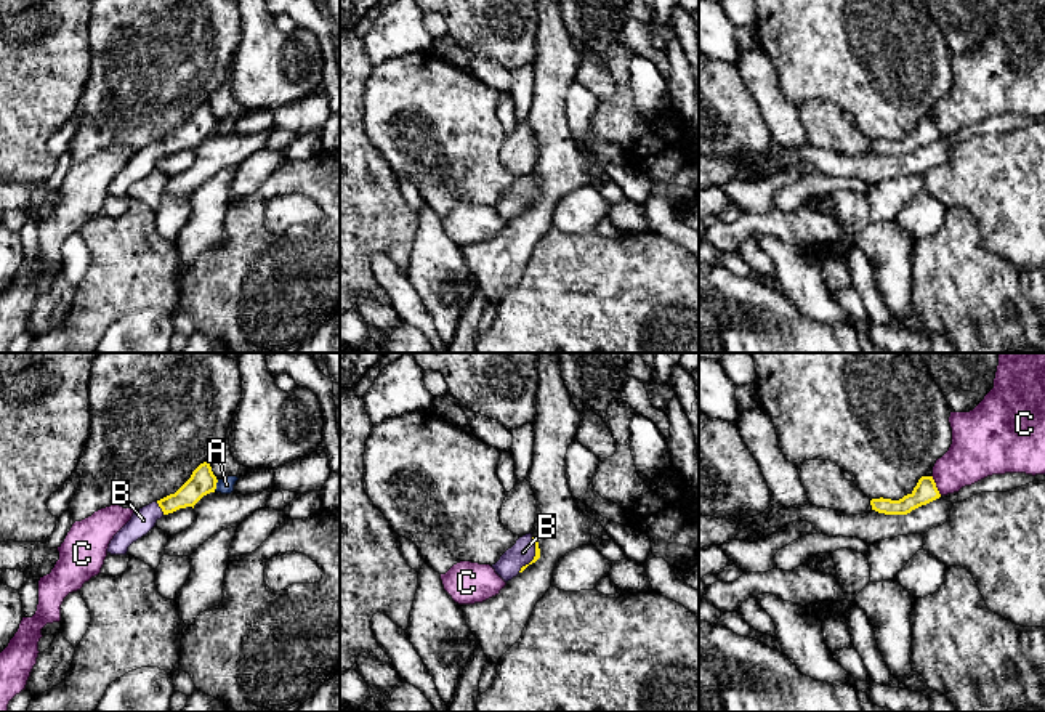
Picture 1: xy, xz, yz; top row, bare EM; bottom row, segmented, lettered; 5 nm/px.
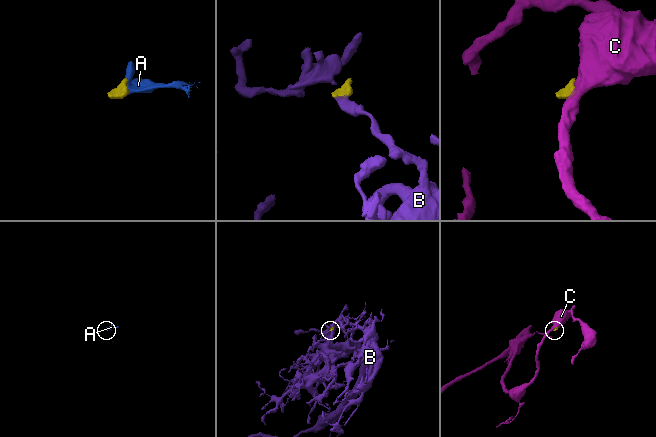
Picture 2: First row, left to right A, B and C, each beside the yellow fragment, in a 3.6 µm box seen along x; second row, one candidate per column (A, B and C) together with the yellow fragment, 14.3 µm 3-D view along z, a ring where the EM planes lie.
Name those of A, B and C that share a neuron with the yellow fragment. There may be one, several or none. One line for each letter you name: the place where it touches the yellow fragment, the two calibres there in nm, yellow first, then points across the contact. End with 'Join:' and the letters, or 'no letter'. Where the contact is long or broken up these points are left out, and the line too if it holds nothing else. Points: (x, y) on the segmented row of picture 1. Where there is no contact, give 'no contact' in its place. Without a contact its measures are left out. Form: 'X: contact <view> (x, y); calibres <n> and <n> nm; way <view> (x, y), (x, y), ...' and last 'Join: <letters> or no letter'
B: contact xy (161, 507); calibres 140 and 120 nm; way xy (202, 481), (181, 499), (161, 507), (143, 520)
Join: B

